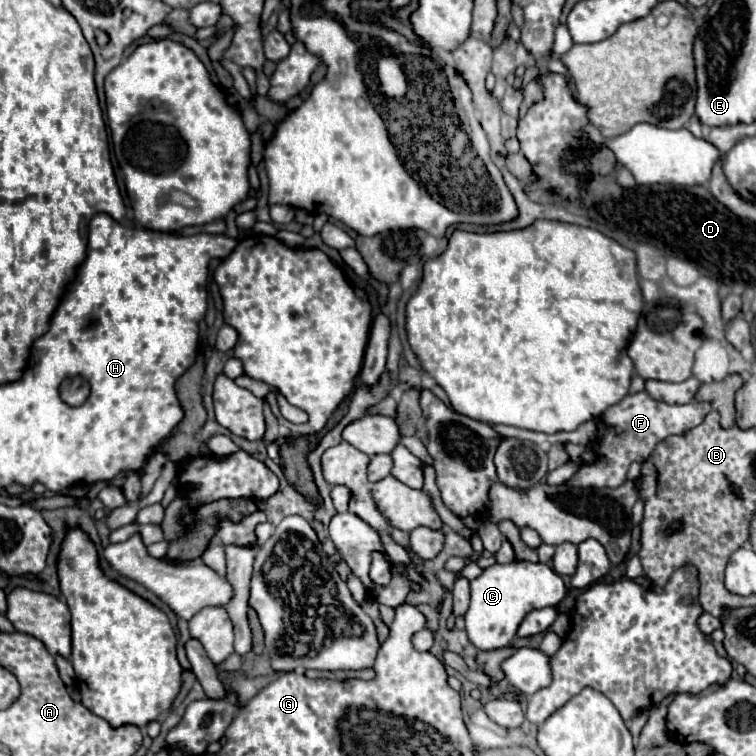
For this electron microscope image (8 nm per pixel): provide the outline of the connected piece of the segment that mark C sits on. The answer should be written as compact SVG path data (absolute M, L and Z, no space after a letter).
M516 560L508 566L494 564L486 568L482 576L470 582L470 594L470 608L464 614L468 638L474 646L478 646L478 650L496 650L514 640L516 630L528 612L556 606L564 598L566 586L550 566L542 562Z

